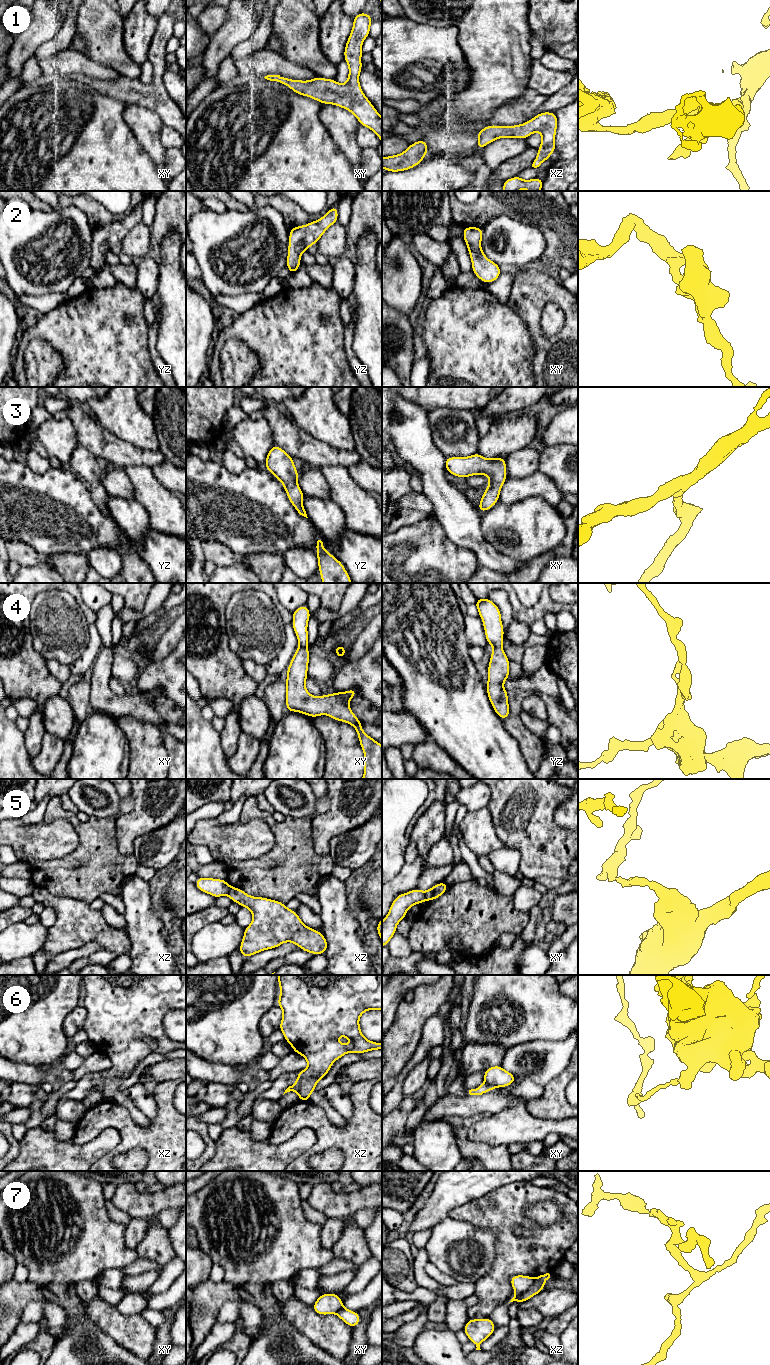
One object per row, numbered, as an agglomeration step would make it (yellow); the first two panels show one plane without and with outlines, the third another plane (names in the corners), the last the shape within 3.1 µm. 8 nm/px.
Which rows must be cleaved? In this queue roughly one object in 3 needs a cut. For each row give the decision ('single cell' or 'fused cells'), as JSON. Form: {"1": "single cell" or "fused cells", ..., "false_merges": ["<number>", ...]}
{"1": "single cell", "2": "single cell", "3": "single cell", "4": "single cell", "5": "fused cells", "6": "fused cells", "7": "fused cells", "false_merges": ["5", "6", "7"]}

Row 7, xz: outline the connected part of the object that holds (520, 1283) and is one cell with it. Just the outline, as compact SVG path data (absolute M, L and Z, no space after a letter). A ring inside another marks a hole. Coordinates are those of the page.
M513 1275L510 1283L514 1289L515 1295L527 1291L535 1282L535 1278L526 1275Z

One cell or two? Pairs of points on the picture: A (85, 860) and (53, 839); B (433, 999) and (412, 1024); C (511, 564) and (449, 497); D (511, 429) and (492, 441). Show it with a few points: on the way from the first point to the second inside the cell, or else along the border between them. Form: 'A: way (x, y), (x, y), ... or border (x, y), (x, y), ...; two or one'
A: border (74, 828), (77, 846), (63, 857), (50, 860); two
B: way (427, 1005), (414, 1018); one
C: way (491, 557), (464, 530), (458, 517); one
D: way (506, 434), (497, 441); one

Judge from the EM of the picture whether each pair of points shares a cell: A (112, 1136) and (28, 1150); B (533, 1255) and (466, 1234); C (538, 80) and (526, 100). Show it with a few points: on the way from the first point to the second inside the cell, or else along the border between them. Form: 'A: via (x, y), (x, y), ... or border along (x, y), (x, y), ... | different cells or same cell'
A: via (91, 1151), (49, 1152) | same cell
B: border along (478, 1227), (495, 1234), (495, 1259), (491, 1266) | different cells
C: border along (528, 87), (546, 97) | different cells

